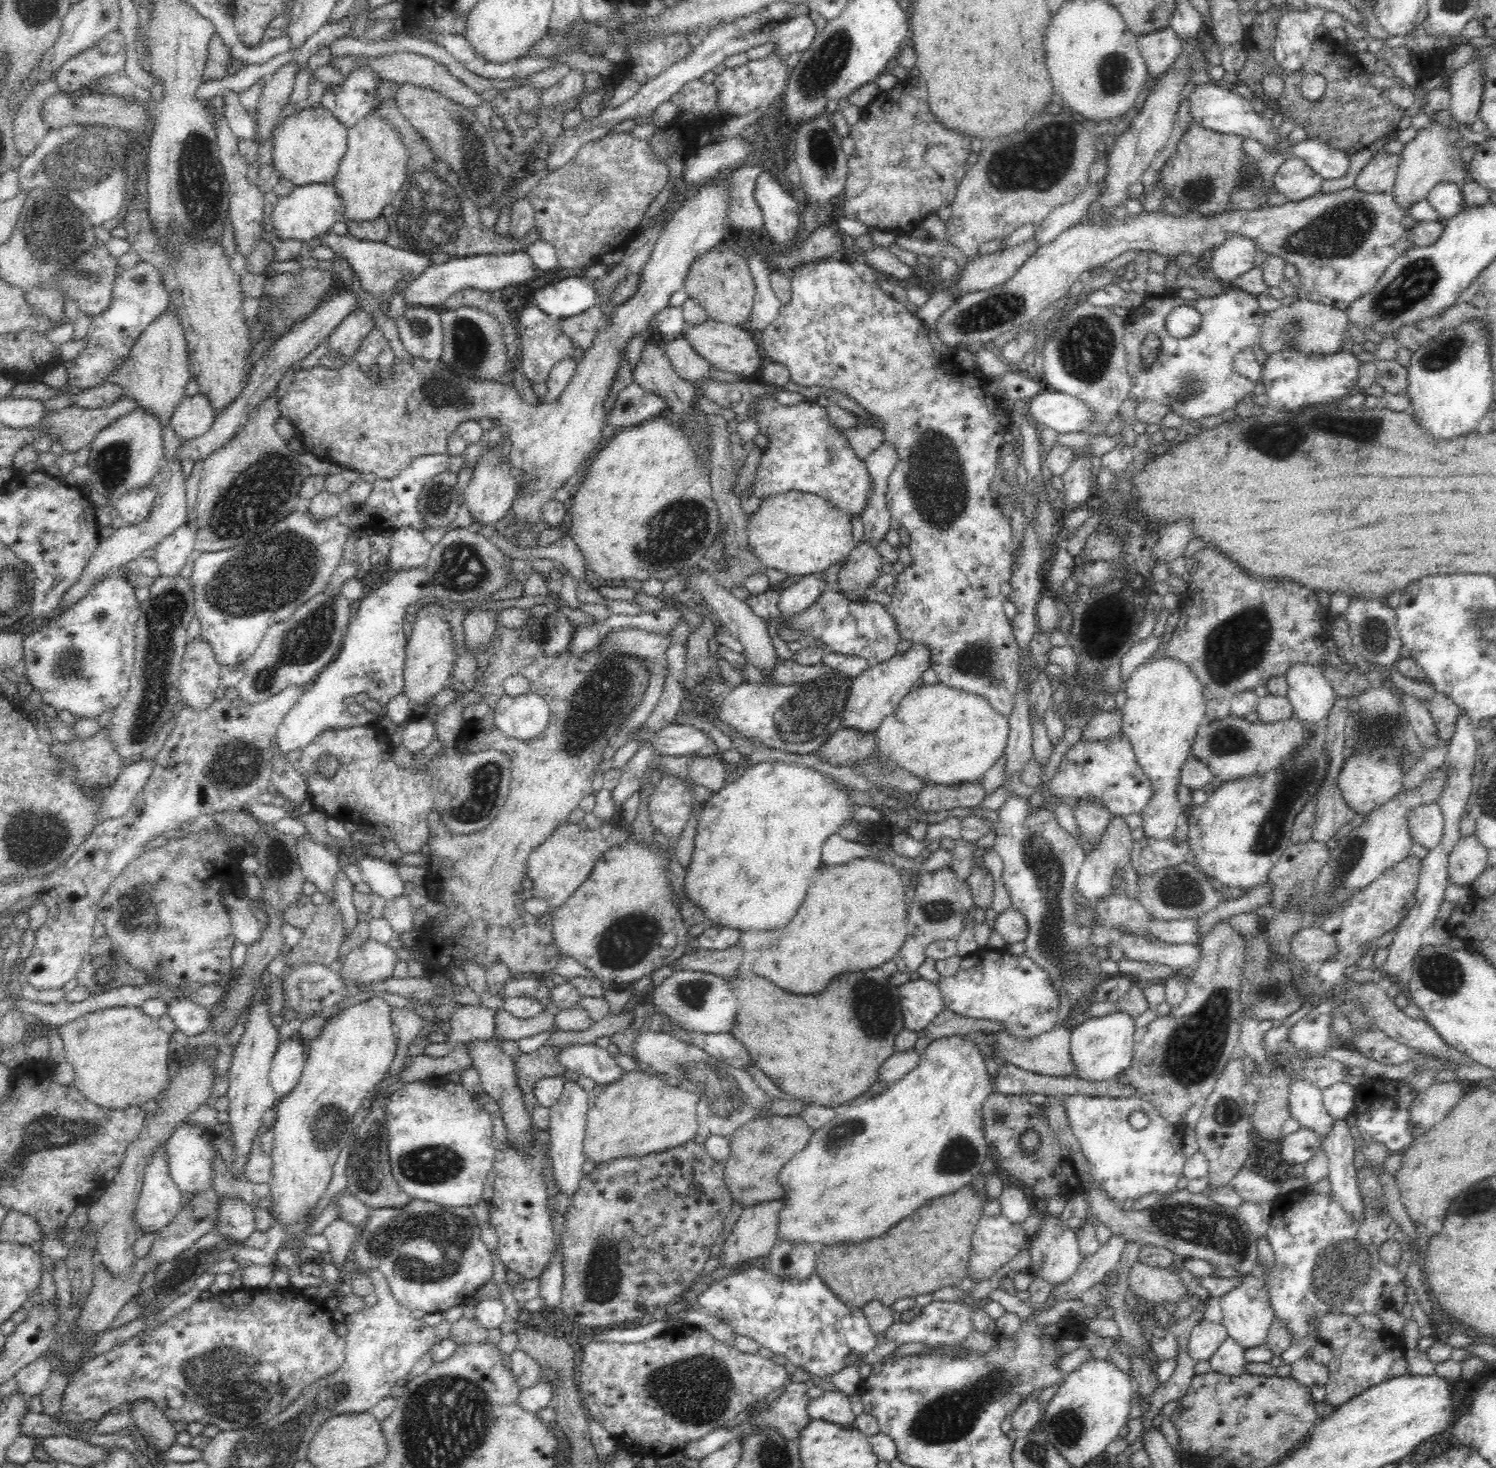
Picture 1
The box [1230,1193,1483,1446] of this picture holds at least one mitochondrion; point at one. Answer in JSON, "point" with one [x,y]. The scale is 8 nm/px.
{"point":[1341,1271]}

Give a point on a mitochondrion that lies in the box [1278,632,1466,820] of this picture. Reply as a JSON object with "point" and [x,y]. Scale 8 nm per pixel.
{"point":[1376,749]}

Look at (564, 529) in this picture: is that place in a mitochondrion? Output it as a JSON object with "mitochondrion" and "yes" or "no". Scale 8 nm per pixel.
{"mitochondrion":"no"}

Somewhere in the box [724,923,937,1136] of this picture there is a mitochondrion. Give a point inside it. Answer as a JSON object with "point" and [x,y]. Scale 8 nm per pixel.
{"point":[872,1008]}

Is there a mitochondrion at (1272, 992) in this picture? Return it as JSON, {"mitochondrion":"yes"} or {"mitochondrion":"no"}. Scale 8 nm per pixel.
{"mitochondrion":"yes"}

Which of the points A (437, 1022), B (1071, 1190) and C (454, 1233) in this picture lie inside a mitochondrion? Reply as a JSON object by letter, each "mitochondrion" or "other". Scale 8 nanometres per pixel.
{"A":"other","B":"other","C":"mitochondrion"}

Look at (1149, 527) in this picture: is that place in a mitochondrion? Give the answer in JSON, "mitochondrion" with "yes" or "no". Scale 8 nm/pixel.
{"mitochondrion":"no"}

